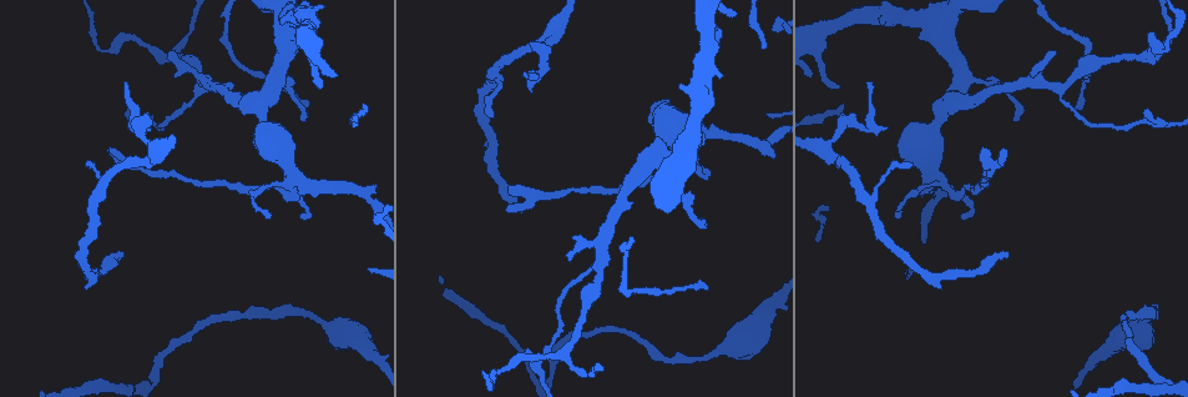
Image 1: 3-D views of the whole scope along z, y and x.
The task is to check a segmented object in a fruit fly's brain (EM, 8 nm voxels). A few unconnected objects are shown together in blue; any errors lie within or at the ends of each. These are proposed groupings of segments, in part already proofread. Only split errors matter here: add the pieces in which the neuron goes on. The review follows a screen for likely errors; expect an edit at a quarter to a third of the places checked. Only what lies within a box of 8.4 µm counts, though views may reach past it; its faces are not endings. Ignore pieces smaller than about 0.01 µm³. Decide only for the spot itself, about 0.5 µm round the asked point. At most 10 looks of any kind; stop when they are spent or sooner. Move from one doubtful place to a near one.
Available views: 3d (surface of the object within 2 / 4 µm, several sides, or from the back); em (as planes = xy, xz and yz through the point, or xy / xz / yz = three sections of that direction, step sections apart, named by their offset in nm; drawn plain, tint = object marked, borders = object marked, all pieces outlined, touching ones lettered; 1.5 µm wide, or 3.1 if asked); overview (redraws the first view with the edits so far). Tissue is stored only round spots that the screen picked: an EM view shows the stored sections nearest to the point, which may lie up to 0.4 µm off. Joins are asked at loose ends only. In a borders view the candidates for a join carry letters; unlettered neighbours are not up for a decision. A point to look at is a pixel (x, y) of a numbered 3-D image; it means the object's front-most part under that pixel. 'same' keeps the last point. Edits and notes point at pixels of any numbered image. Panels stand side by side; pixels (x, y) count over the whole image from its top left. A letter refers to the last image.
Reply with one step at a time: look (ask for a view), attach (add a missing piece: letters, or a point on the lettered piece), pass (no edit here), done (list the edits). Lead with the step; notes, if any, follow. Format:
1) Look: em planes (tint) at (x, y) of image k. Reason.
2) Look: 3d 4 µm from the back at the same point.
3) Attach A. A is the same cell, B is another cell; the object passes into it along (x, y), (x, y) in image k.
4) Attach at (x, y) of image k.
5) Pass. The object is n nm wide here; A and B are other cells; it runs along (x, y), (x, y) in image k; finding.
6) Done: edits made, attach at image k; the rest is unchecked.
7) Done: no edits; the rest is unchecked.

Look: 3d 2 µm at (1013, 120) of image 1. Thin end.

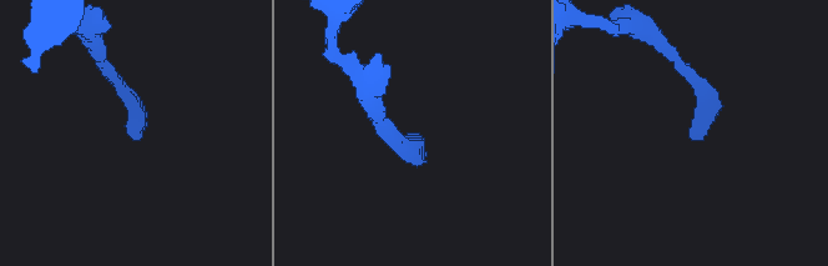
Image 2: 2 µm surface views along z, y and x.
Look: em yz step 4 (tint) at (139, 137) of image 2.

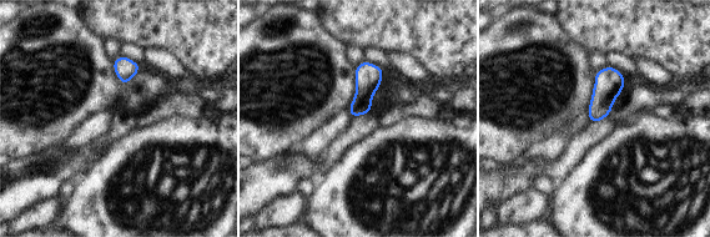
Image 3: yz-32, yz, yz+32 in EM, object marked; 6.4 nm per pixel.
Look: em planes (borders) at the same point. Another direction.

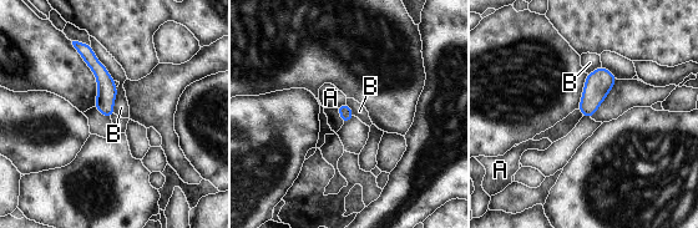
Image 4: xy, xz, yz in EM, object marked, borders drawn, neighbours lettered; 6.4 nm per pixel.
Pass. The longest contact is with B, 280 nm; A and B are other cells; a border runs along (90, 45), (97, 60), (115, 80) in image 4; no lettered piece goes on from it.

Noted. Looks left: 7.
Look: 3d 2 µm from the back at (522, 72) of image 1. Branch stops here.

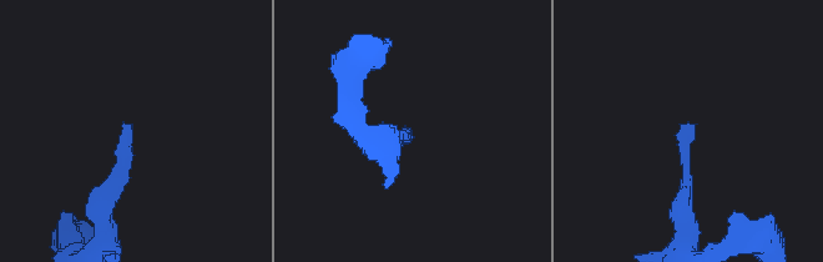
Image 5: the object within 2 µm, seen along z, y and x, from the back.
Look: em xy step 4 (borders) at (690, 126) of image 5.

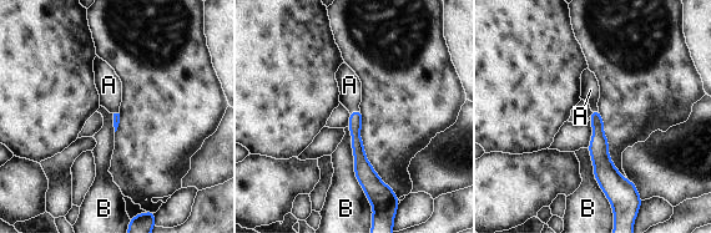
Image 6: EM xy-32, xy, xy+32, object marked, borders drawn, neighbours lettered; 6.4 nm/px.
Attach A. A is the same cell, B is another cell; it goes on there.

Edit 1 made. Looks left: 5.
Look: overview.

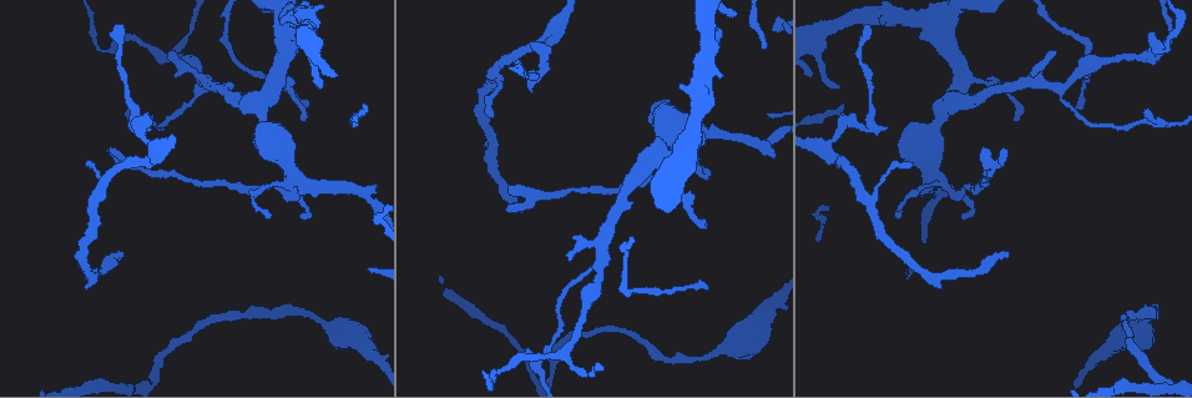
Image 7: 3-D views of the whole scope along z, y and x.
Look: em planes (tint) at (494, 117) of image 7.

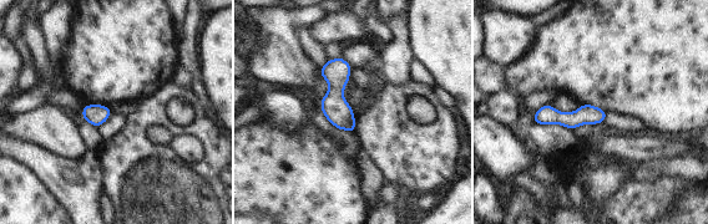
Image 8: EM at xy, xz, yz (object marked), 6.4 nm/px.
Look: em planes (borders) at the same point.

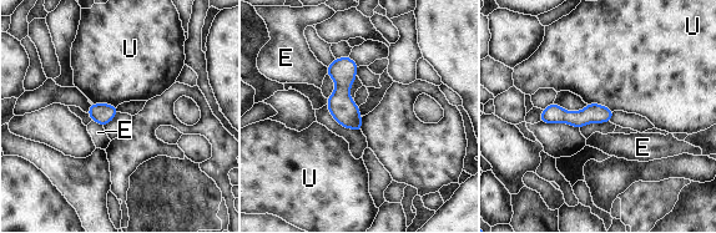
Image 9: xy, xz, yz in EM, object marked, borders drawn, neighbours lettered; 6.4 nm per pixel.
Pass. The object is 130 nm wide here; E and U are other cells; it runs along (337, 61), (342, 107), (358, 127) in image 9; no lettered piece goes on from it.

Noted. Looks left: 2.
Done: edits made, attach at image 6; the rest is unchecked.

